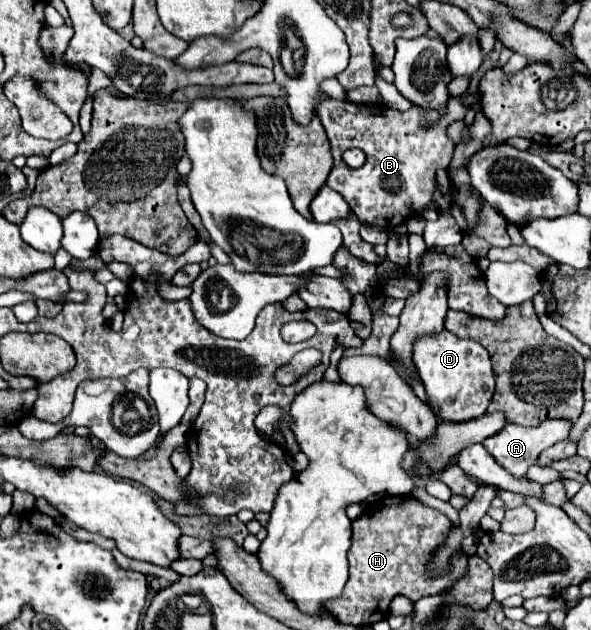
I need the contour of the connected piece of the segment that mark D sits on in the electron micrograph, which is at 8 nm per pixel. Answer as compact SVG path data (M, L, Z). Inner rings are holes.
M443 330L437 336L427 336L413 344L413 362L419 370L421 382L429 396L429 408L439 422L467 422L487 412L495 392L495 378L491 370L489 352L473 340L463 340Z

